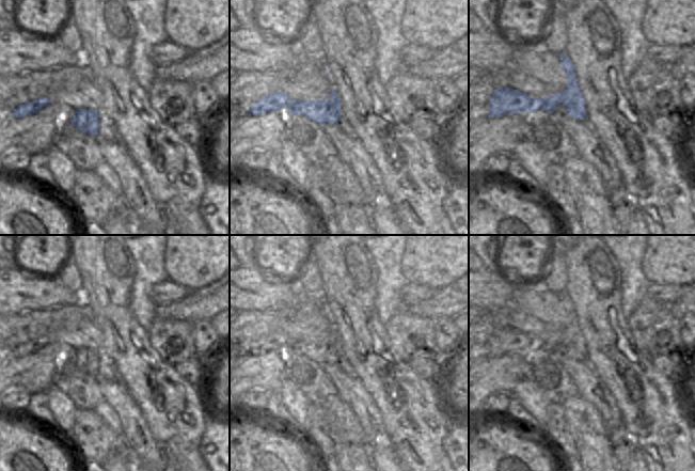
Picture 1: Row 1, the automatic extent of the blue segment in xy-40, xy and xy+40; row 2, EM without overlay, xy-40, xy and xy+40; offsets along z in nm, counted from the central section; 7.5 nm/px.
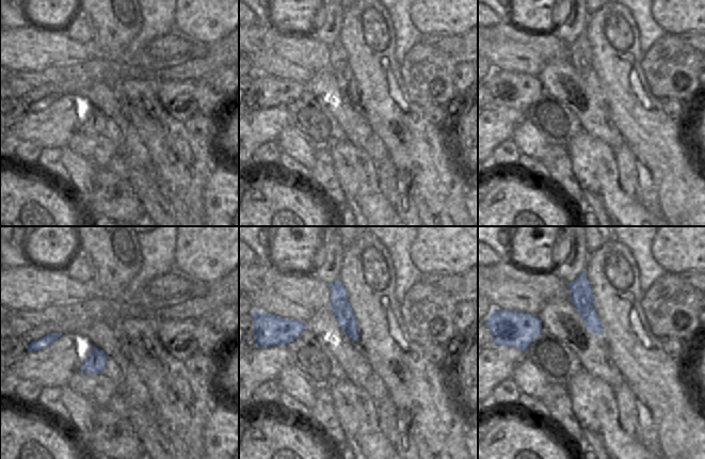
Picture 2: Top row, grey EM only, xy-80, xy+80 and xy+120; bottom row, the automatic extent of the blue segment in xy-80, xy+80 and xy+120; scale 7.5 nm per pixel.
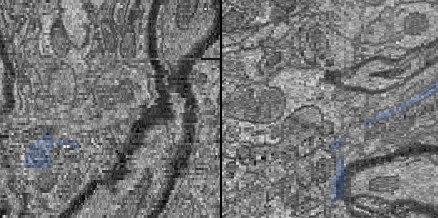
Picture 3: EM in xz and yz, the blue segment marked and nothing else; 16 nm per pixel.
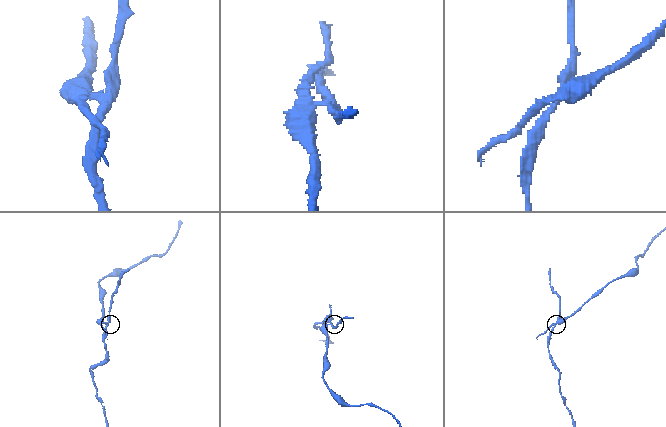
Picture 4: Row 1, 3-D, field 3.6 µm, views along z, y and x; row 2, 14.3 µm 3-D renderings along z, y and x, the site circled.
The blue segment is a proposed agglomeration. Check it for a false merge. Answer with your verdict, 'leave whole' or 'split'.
split

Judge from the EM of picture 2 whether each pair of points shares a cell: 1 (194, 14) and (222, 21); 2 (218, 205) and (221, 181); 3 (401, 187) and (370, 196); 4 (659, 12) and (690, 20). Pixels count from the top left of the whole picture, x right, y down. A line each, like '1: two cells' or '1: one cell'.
1: one cell
2: one cell
3: two cells
4: one cell

